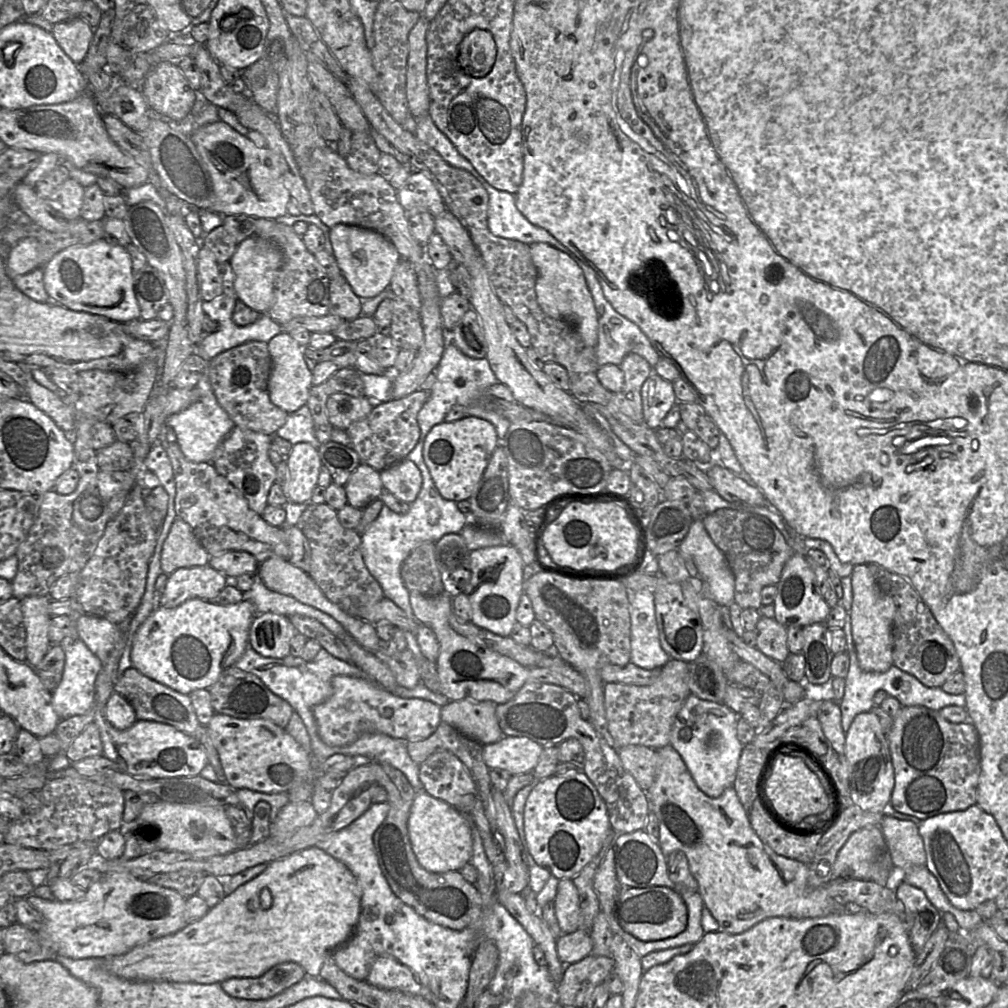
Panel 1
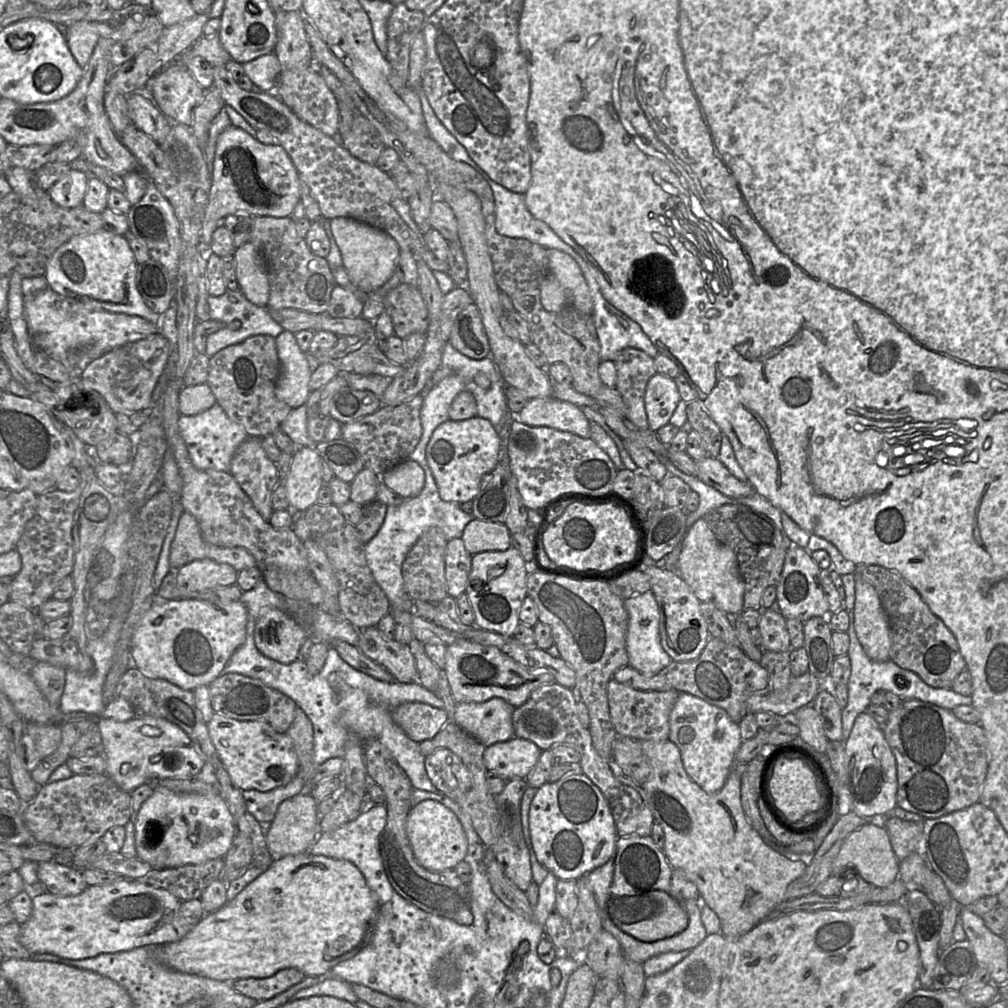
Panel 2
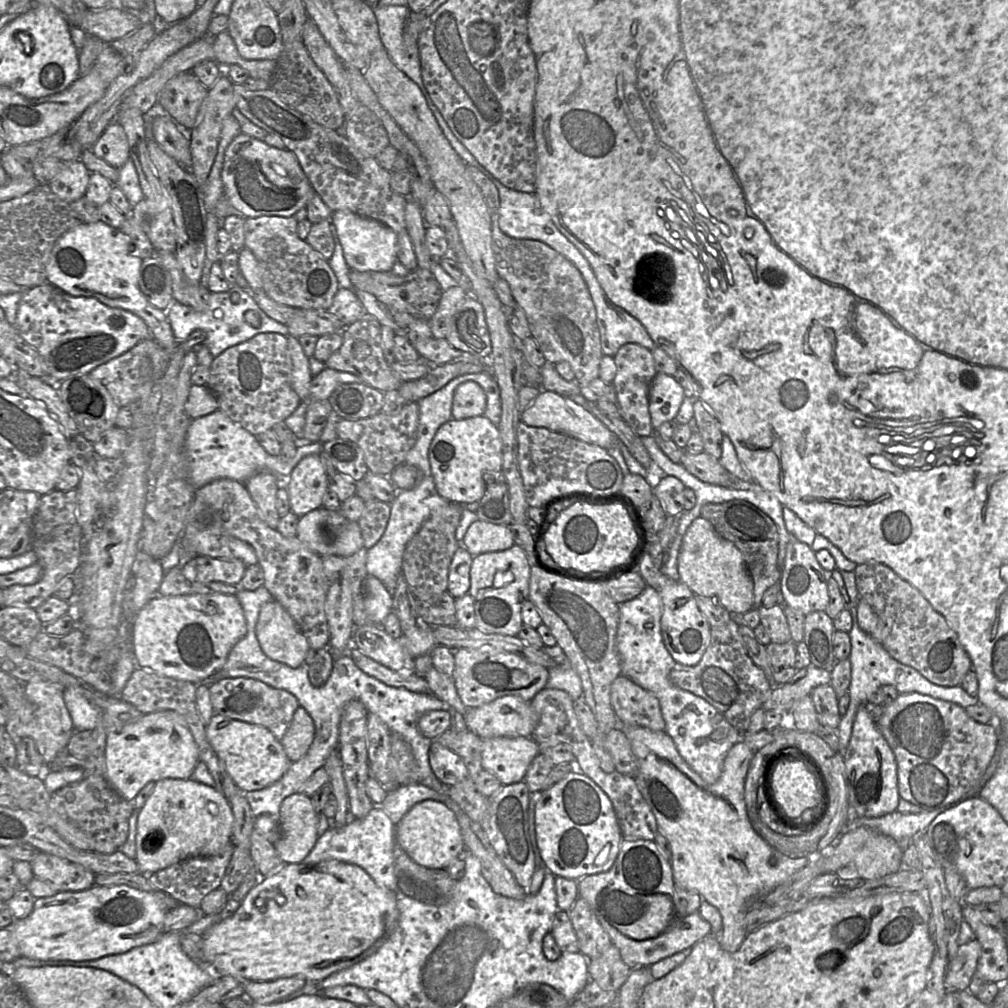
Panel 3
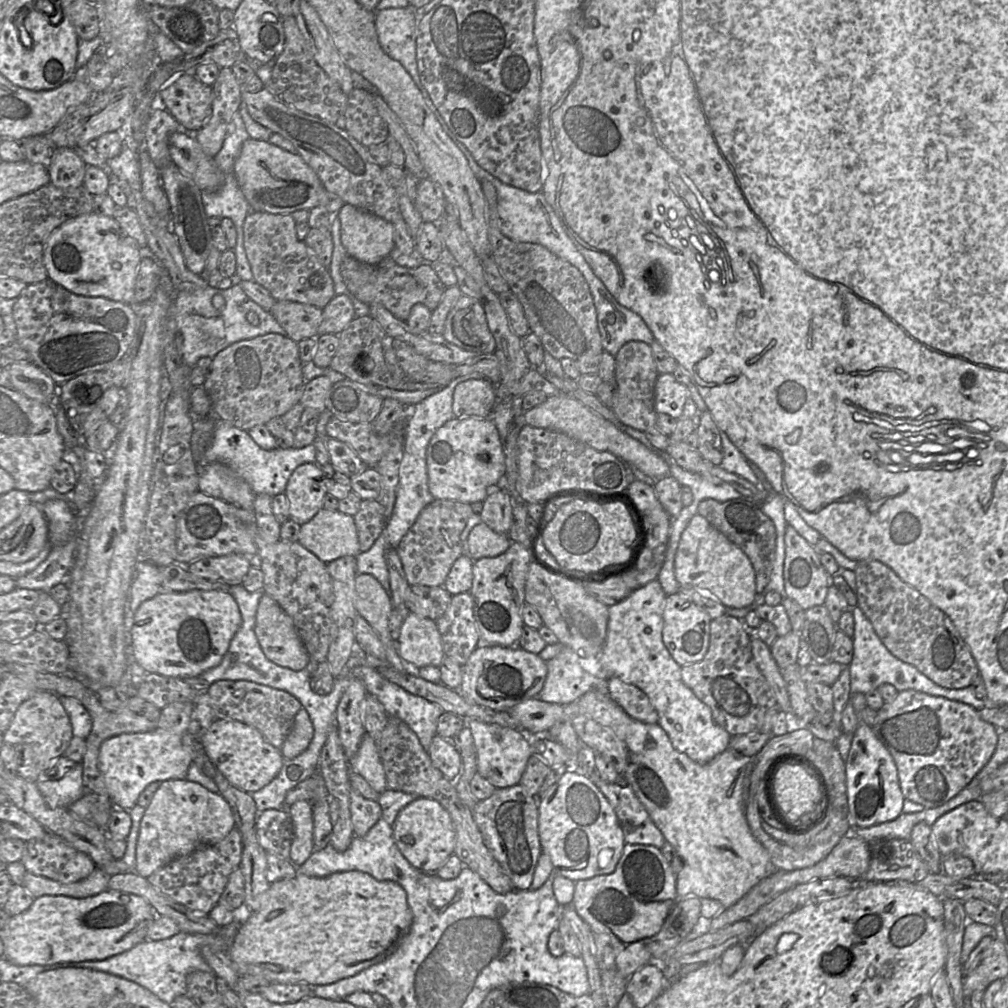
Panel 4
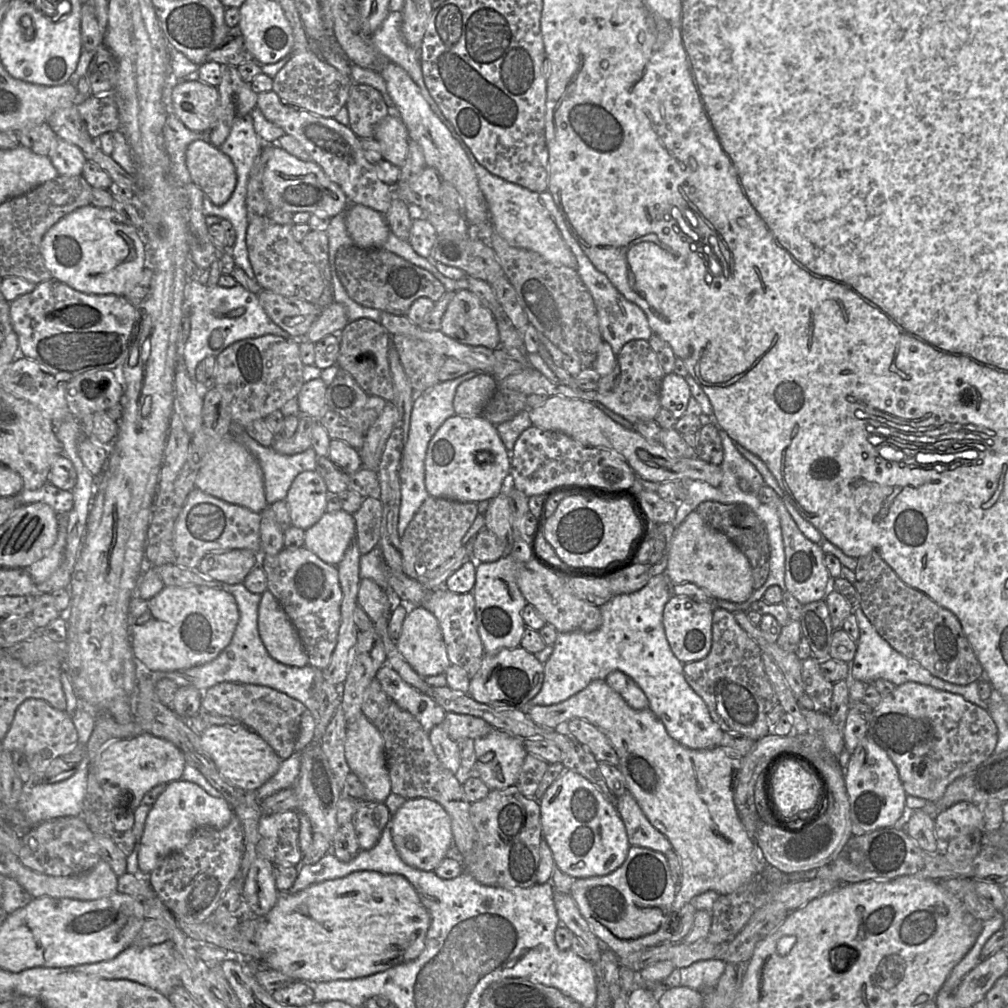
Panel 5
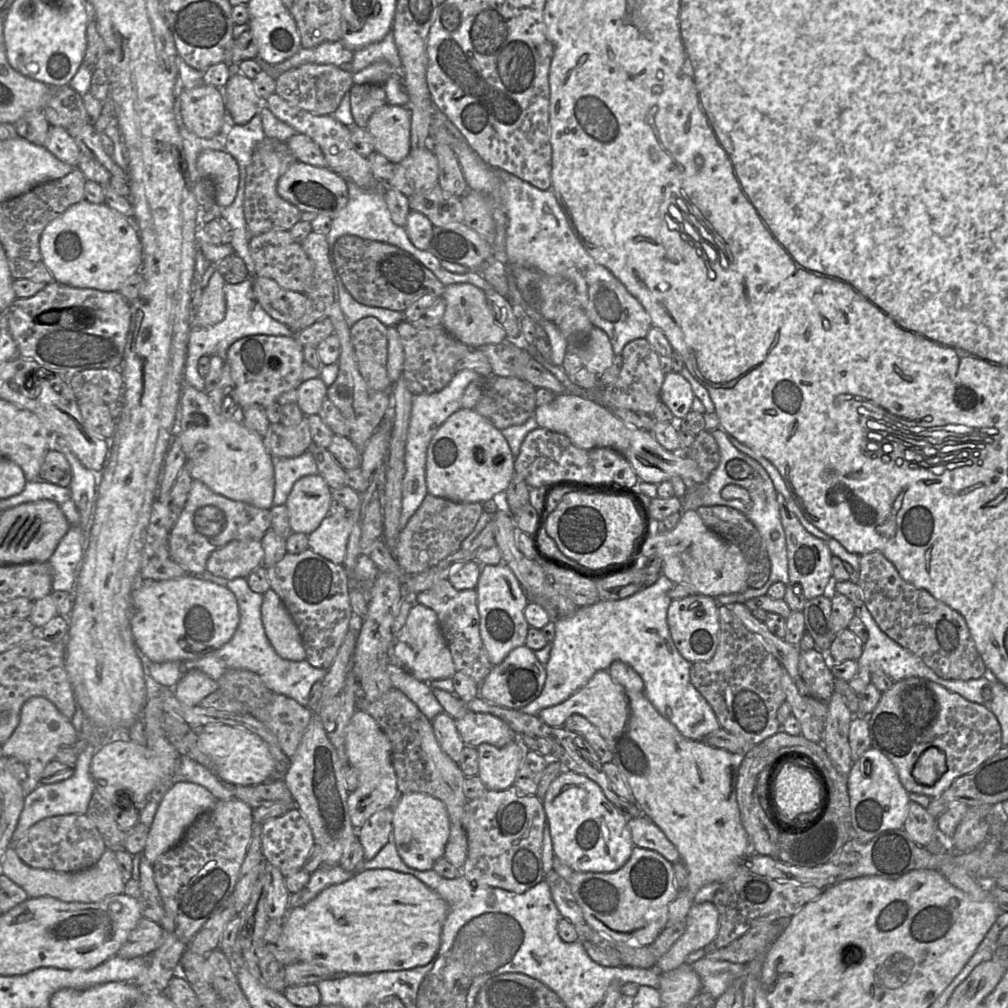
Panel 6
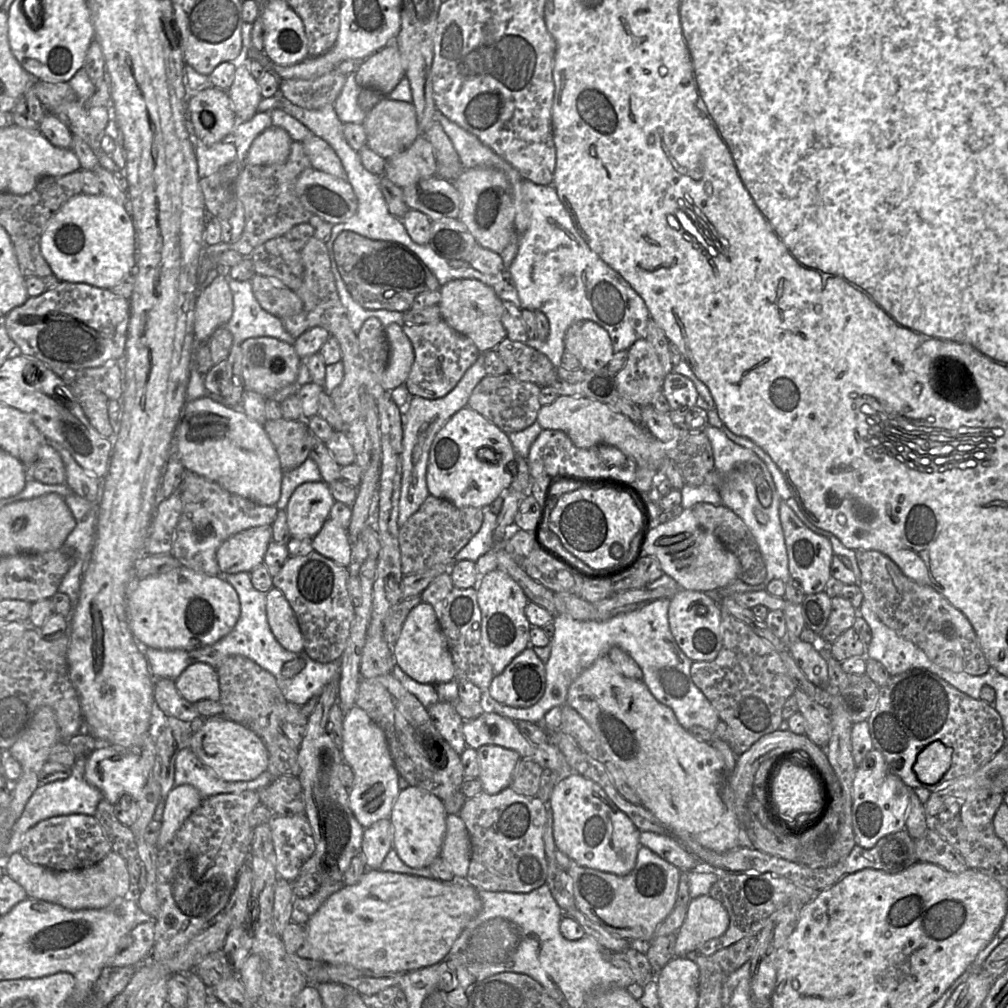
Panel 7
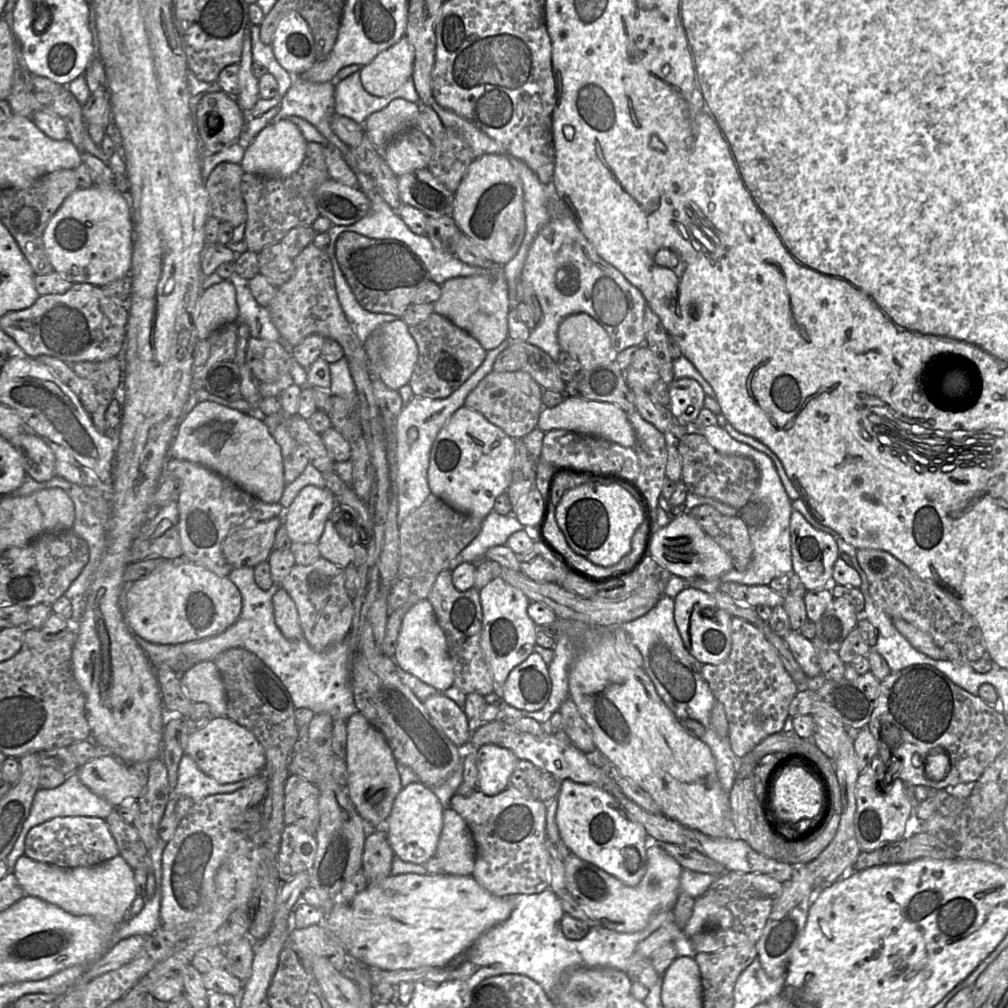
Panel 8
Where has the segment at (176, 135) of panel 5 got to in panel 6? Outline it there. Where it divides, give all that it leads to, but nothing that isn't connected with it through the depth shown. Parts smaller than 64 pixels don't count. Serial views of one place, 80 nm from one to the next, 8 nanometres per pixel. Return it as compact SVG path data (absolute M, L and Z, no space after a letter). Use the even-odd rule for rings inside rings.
M175 98L174 113L183 142L184 158L186 161L186 181L188 180L190 182L193 191L194 184L203 178L197 169L198 156L204 150L219 150L225 152L226 138L234 125L234 121L225 122L220 133L214 138L201 138L186 128L181 114L180 98Z

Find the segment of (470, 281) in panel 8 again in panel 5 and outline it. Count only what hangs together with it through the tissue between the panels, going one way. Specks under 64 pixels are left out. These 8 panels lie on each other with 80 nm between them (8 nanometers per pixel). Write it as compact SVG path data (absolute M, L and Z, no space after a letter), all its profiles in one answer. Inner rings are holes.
M468 289L454 294L442 318L441 331L444 335L468 346L483 346L491 350L500 347L500 335L492 312L484 307L478 297Z

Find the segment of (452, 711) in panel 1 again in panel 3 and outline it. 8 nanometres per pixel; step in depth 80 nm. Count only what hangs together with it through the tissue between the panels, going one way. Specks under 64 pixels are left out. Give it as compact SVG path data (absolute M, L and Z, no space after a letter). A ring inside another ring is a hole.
M515 696L467 708L463 715L467 729L481 739L493 737L531 737L537 725L537 714L531 702Z

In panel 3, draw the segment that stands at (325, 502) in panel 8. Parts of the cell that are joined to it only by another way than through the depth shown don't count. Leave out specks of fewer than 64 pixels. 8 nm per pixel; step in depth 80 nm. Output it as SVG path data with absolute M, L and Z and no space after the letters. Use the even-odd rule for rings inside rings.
M319 454L304 457L293 469L284 484L288 492L290 511L301 517L323 506L323 496L328 490L328 476L322 466Z

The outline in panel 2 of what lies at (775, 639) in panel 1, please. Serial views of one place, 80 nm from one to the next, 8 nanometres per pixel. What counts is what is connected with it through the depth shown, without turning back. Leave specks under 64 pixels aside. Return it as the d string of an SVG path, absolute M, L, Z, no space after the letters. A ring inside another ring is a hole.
M763 609L758 629L761 632L760 648L772 652L790 652L790 638L785 617L779 611Z

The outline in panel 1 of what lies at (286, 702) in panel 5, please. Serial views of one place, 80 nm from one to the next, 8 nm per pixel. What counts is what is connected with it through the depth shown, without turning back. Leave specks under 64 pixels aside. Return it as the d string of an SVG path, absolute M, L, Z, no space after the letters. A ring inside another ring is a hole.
M231 666L209 688L215 713L240 719L267 719L286 730L294 712L292 706L274 694L257 676Z

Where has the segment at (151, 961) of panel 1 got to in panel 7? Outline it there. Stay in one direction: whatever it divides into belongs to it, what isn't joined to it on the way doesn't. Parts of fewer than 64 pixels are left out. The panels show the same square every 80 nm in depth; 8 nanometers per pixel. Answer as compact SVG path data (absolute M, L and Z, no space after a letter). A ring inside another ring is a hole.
M367 869L360 881L333 893L308 920L308 941L314 958L326 964L348 964L374 972L409 972L441 961L460 933L480 912L477 890L465 881L441 881Z

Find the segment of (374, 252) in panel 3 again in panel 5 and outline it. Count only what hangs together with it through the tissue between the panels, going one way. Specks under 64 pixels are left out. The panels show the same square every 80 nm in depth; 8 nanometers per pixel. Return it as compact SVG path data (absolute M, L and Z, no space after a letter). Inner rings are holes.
M360 204L346 208L345 223L353 244L365 249L383 247L391 232L385 215Z

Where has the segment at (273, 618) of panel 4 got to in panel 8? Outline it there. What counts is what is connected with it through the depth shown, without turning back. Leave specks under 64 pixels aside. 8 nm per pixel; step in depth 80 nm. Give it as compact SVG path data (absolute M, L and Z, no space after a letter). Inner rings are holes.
M277 587L272 602L275 622L283 636L290 641L303 637L296 604L287 591Z

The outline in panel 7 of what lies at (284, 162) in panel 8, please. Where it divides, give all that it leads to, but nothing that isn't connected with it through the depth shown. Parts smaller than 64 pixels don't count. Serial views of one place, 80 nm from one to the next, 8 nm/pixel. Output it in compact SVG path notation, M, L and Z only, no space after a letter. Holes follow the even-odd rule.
M271 125L252 142L245 165L272 165L282 163L290 153L293 140L288 132Z

